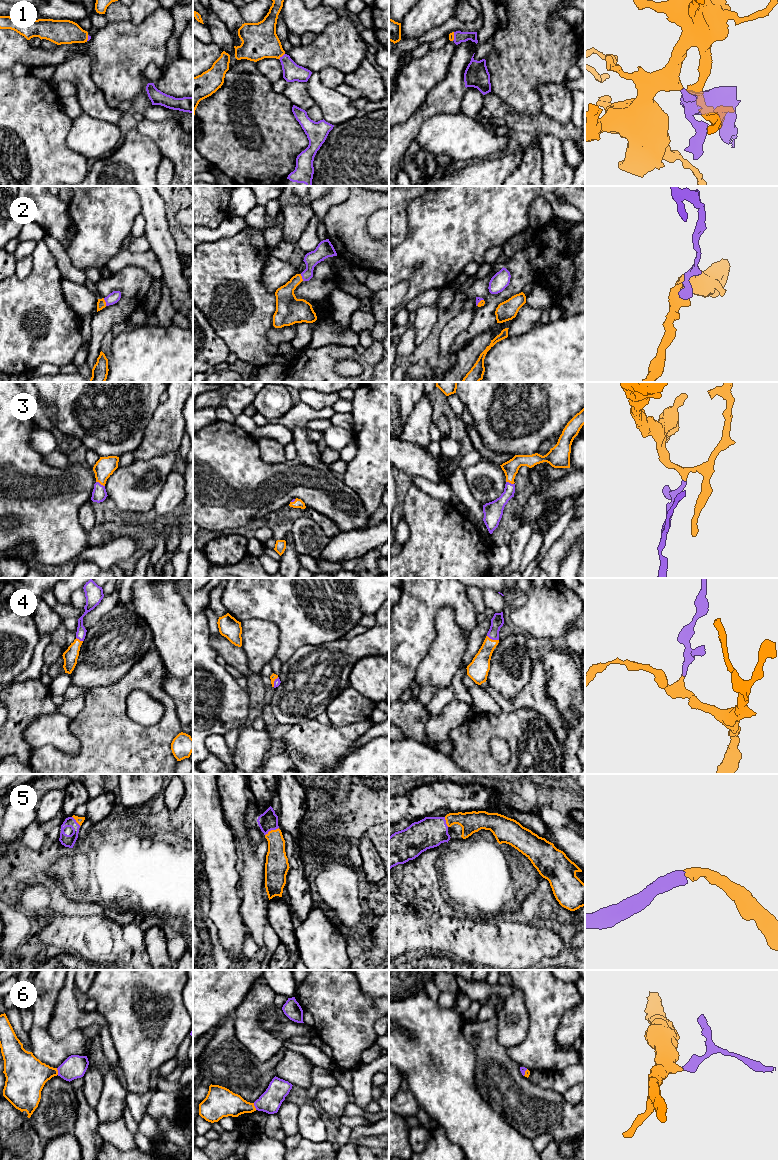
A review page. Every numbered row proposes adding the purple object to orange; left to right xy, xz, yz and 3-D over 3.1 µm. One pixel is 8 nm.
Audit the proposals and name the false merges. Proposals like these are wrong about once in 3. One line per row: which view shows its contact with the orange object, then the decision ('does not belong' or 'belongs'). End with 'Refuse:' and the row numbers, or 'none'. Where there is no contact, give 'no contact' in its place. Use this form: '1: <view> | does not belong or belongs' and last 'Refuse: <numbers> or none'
1: xz | belongs
2: xy | belongs
3: xy | belongs
4: yz | belongs
5: xz | belongs
6: xy | belongs
Refuse: none

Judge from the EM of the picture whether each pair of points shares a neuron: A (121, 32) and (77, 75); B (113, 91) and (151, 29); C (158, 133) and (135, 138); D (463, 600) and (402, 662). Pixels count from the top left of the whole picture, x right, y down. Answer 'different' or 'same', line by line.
A: different
B: same
C: different
D: same

